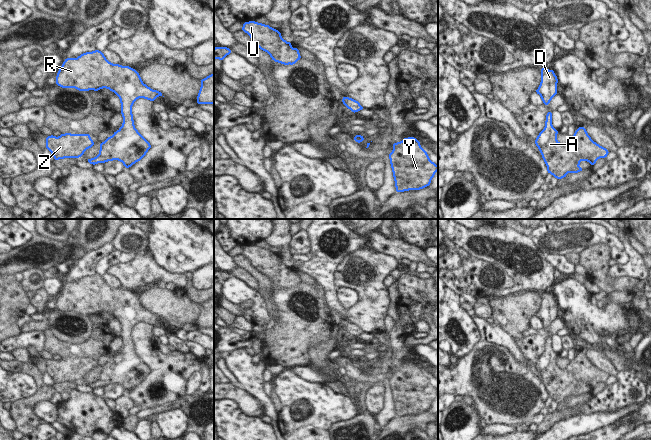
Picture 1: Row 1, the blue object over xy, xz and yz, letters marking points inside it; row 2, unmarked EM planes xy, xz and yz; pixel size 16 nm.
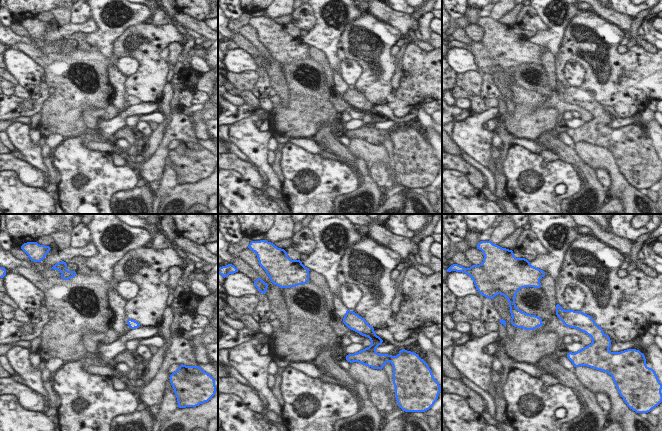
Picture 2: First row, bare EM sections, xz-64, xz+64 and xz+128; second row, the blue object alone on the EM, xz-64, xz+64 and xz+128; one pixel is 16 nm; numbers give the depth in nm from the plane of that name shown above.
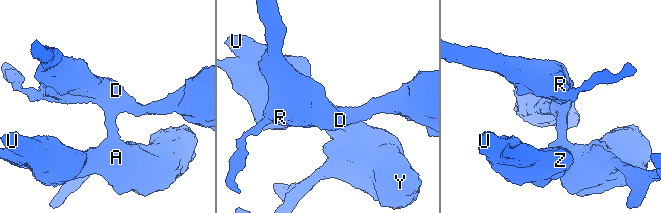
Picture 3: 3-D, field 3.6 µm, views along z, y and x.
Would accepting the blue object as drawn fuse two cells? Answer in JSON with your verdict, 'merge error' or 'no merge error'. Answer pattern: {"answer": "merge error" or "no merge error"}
{"answer": "no merge error"}

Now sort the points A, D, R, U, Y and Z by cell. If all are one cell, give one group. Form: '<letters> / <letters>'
A D R U Y Z

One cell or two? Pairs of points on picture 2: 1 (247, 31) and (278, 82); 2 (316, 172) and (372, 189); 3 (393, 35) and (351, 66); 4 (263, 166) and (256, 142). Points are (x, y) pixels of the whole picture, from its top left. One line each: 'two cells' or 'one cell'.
1: one cell
2: two cells
3: two cells
4: one cell

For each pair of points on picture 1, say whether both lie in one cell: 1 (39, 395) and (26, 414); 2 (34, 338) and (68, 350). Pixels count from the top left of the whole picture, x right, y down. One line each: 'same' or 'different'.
1: same
2: different

